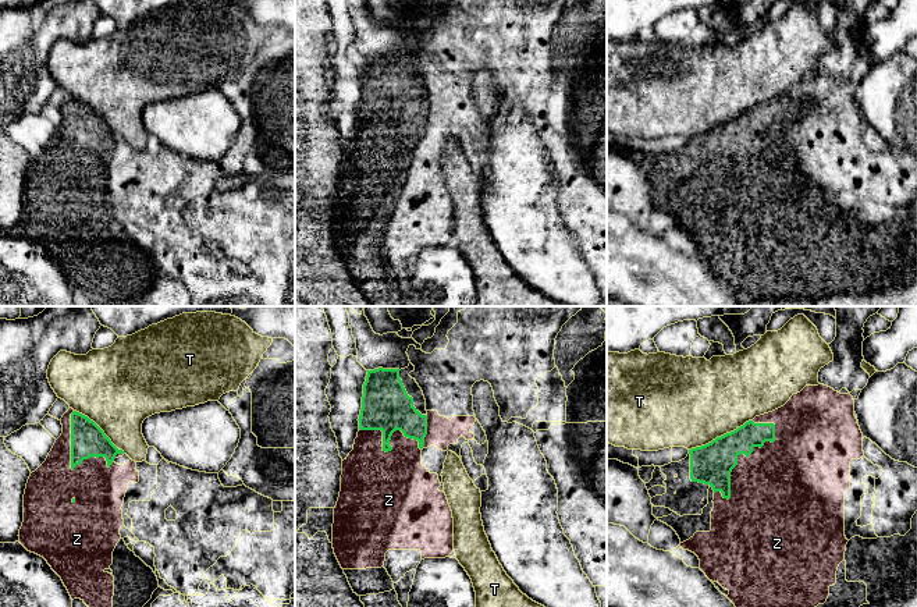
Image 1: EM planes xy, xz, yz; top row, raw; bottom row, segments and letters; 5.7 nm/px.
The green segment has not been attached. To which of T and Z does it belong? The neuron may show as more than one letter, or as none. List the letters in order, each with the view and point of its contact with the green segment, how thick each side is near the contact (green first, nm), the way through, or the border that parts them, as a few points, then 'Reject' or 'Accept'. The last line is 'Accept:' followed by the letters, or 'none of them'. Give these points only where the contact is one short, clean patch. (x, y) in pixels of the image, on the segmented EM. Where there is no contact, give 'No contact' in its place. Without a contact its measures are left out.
T: Touches green at yz (721, 436). Thickness 240 nm (green) against 480 nm. Reject
Z: Touches green at yz (736, 458). Thickness 240 nm (green) against 440 nm. Accept
Accept: Z

